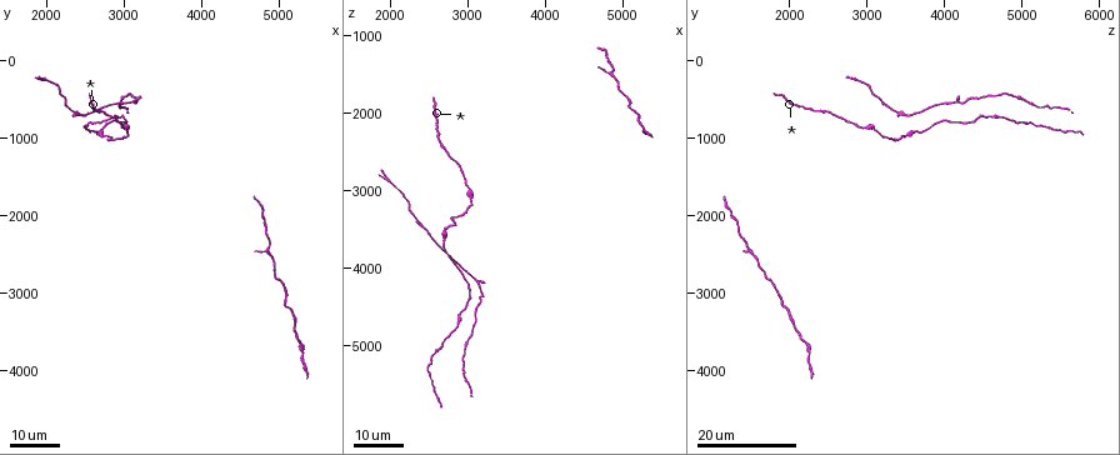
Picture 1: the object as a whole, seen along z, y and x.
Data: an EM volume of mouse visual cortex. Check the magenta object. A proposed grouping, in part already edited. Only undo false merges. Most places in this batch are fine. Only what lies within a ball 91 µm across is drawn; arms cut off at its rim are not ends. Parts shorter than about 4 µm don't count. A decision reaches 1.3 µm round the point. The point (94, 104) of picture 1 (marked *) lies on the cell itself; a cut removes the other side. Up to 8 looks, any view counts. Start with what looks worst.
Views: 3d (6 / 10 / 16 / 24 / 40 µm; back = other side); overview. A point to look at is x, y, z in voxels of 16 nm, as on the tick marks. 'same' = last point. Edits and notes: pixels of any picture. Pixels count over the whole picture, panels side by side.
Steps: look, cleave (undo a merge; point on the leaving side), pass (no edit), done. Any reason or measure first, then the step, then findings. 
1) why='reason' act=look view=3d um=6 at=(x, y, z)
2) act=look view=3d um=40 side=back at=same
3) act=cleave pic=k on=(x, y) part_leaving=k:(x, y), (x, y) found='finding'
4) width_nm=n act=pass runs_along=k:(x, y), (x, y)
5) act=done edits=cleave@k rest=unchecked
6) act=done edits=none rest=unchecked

why='thick turns thin' act=look view=3d um=16 at=(2750, 950, 3450)

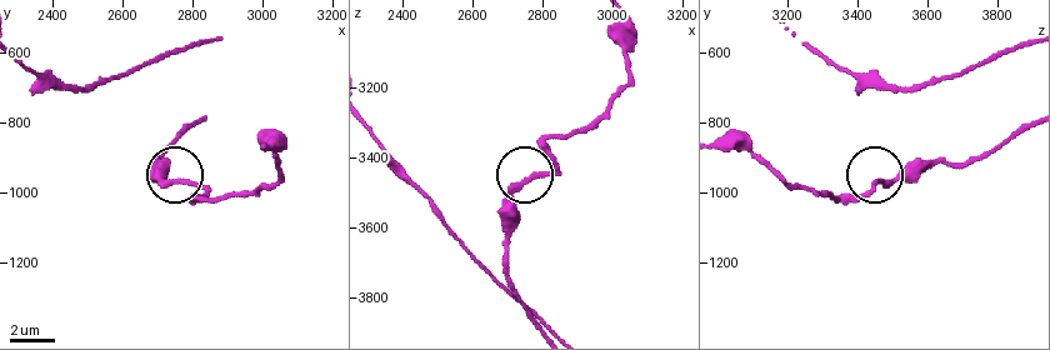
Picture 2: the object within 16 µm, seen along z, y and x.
act=look view=3d um=6 at=(2750, 970, 3470)

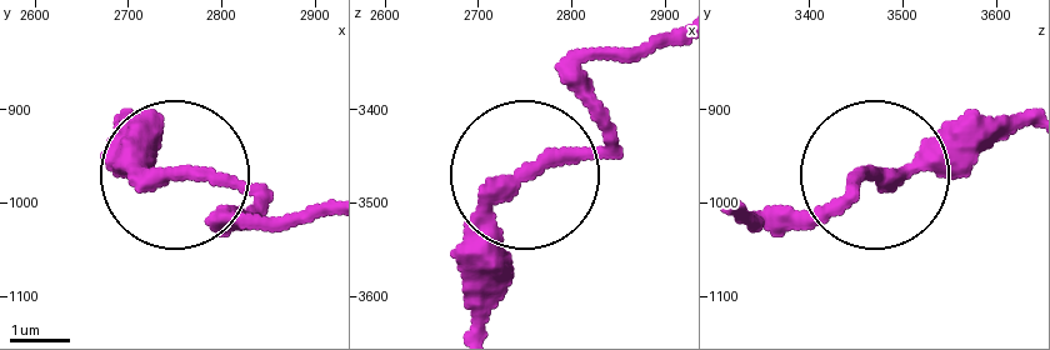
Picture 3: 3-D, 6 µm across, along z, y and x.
width_nm=260 act=pass runs_along=3:(728, 210), (753, 225), (808, 210), (1026, 125) found='one cell here'

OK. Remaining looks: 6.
act=look view=3d um=16 at=(2900, 550, 3900)

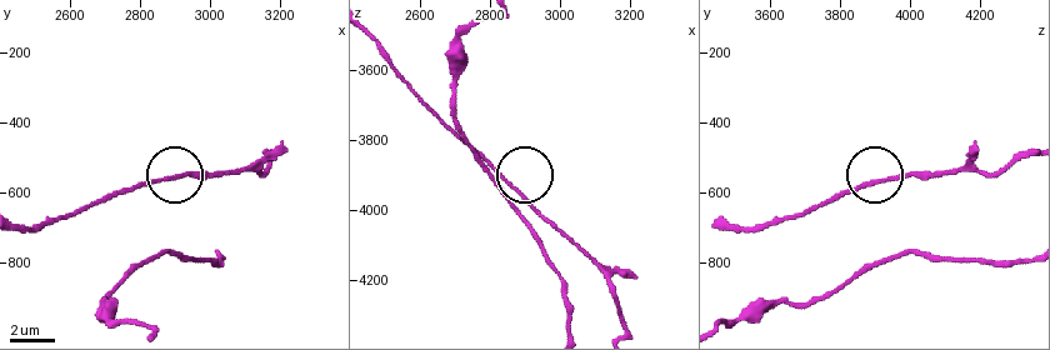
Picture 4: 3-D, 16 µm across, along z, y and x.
act=look view=3d um=6 at=(2870, 560, 3930)

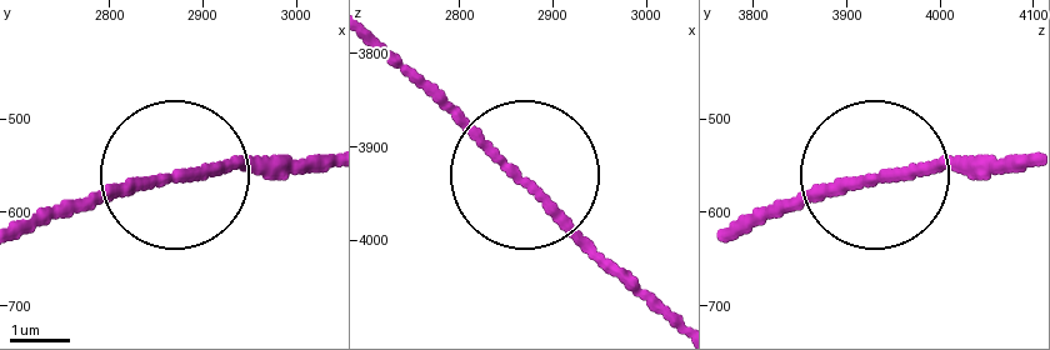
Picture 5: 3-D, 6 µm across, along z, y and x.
act=pass found='one cell here'

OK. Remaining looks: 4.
why='calibre changes' act=look view=3d um=16 at=(3050, 850, 3100)

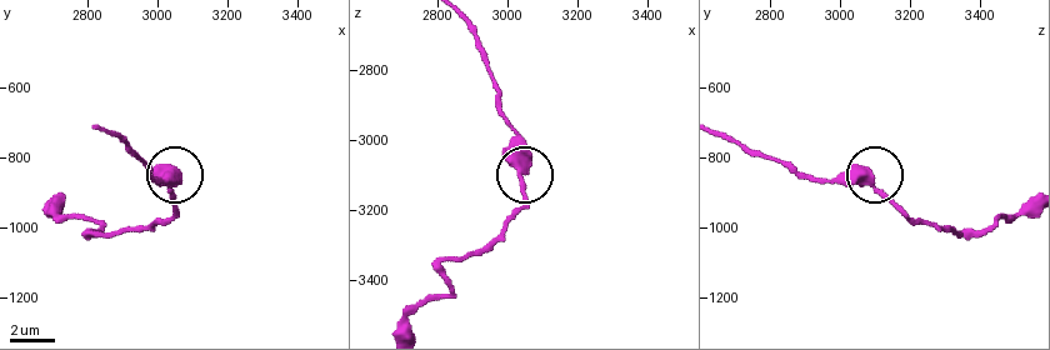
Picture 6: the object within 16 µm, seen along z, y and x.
act=look view=3d um=6 at=(3030, 880, 3080)

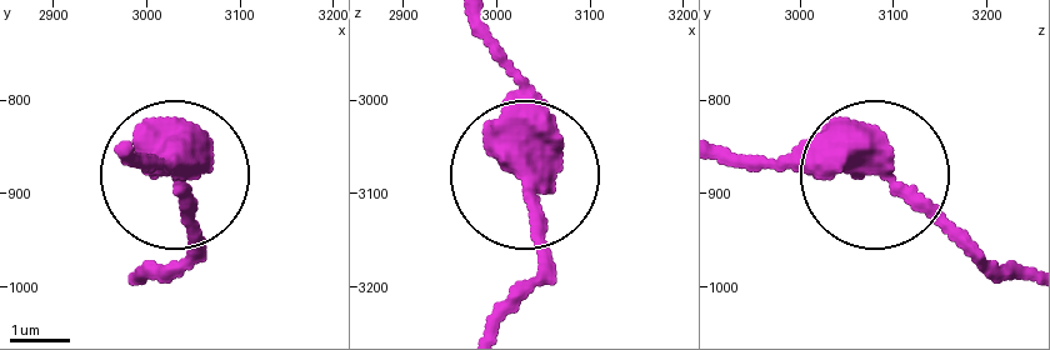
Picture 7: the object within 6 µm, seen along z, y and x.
width_nm=420 act=pass runs_along=7:(481, 24), (521, 98), (535, 288) found='continuous, no second cell'

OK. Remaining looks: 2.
why='sudden change in width' act=look view=3d um=16 at=(2350, 700, 3400)

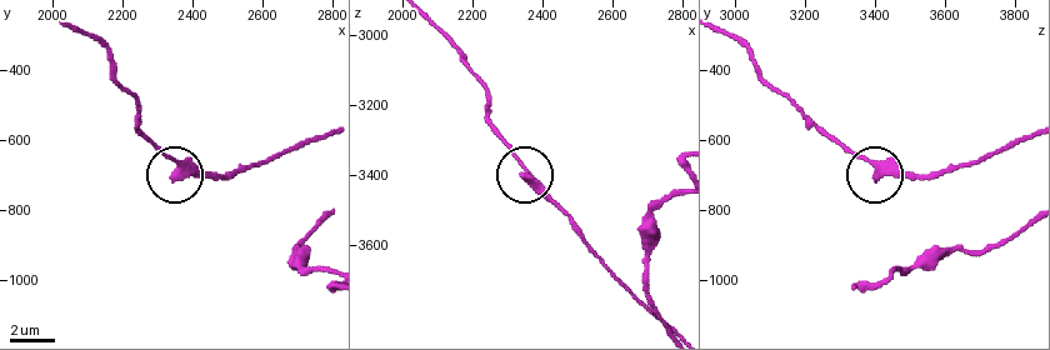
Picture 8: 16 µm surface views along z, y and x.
why='closer look' act=look view=3d um=6 at=(2350, 670, 3400)

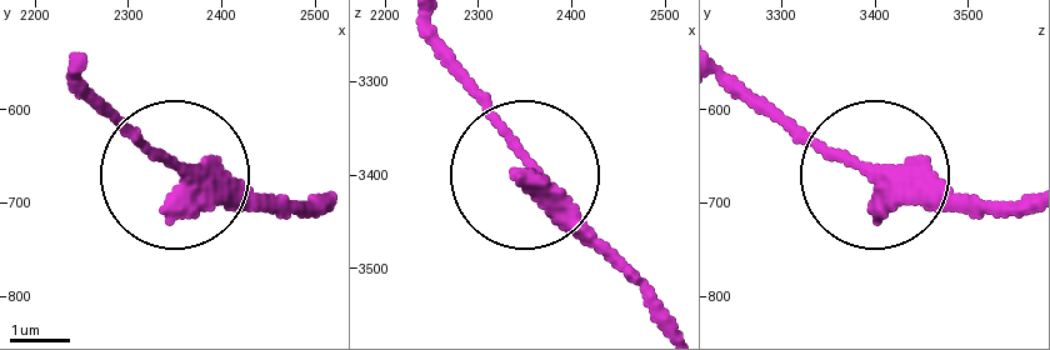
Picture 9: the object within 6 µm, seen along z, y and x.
act=pass found='continuous, no second cell'

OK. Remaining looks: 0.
act=done edits=none rest=unchecked

